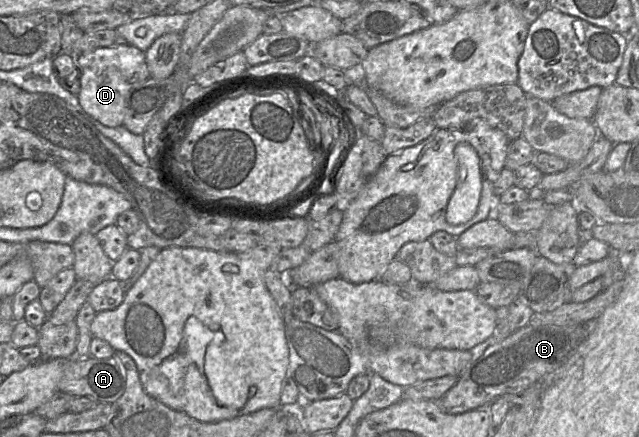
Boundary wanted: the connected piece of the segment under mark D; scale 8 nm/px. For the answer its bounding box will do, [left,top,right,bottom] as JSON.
[76,44,150,126]

